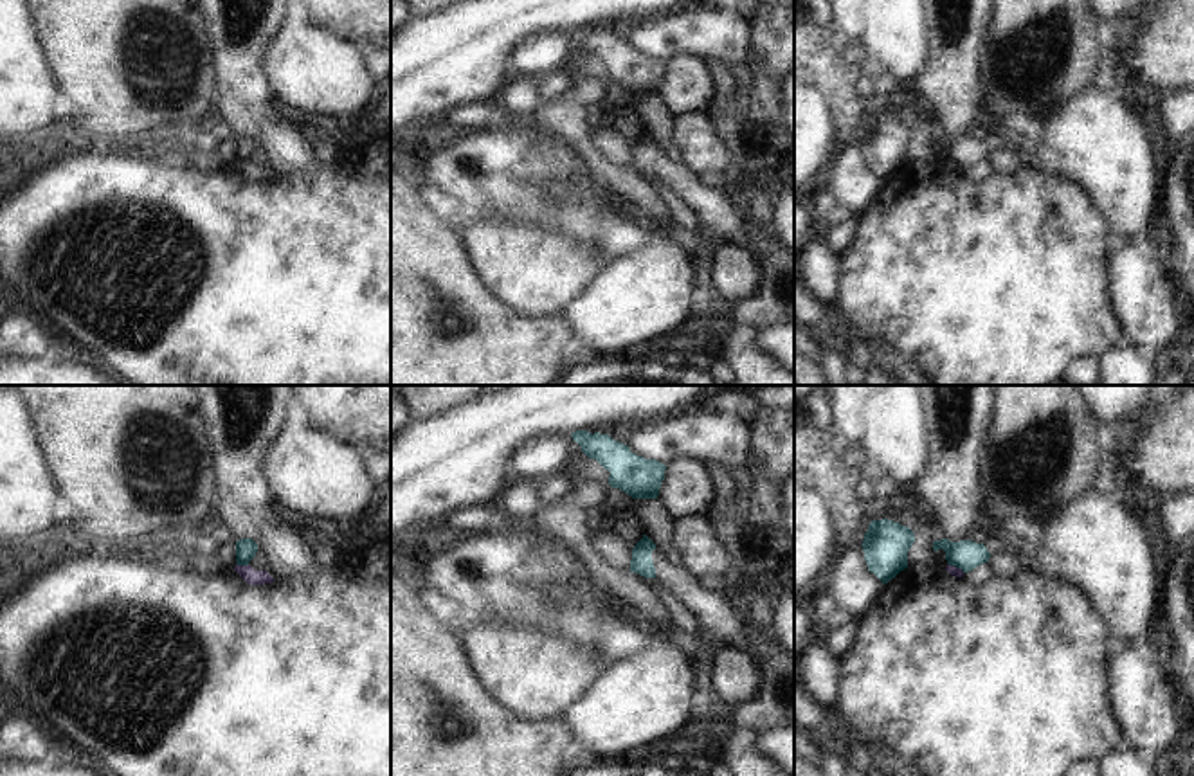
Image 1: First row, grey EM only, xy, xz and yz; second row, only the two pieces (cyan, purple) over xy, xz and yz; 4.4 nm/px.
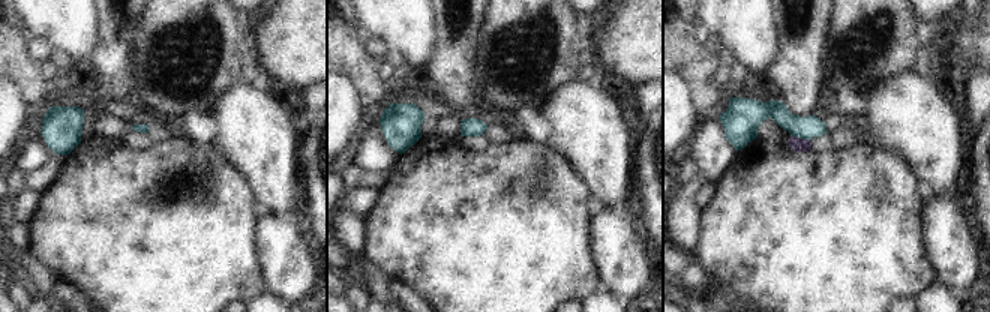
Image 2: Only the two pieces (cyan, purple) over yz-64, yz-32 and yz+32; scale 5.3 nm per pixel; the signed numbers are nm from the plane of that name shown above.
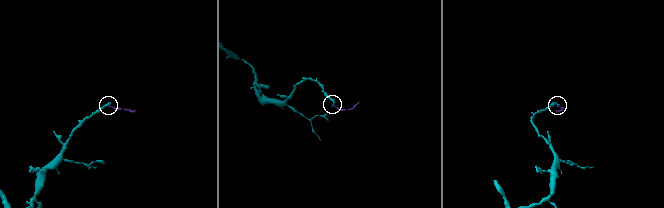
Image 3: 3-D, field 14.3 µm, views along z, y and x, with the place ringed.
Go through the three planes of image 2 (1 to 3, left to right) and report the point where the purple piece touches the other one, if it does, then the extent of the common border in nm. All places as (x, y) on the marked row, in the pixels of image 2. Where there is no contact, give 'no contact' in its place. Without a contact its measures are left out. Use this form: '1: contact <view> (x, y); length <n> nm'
1: no contact
2: no contact
3: contact yz+32 (801, 137); length 120 nm

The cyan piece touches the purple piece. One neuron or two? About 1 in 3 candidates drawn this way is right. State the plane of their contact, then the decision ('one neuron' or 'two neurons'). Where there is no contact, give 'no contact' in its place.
contact in xy; two neurons

